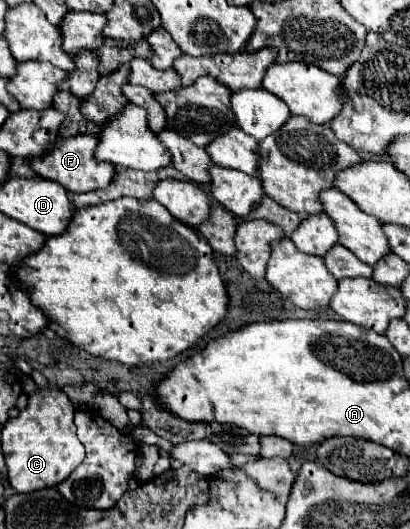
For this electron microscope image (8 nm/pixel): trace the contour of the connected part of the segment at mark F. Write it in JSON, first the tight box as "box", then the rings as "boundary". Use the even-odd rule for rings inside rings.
{"box":[31,133,113,193],"boundary":[[[79,133],[73,137],[57,137],[57,143],[49,149],[49,155],[41,155],[41,159],[31,159],[31,169],[45,179],[57,181],[71,193],[87,193],[87,191],[97,191],[103,189],[111,183],[113,179],[113,165],[97,161],[93,157],[93,149],[97,147],[97,137]]]}

